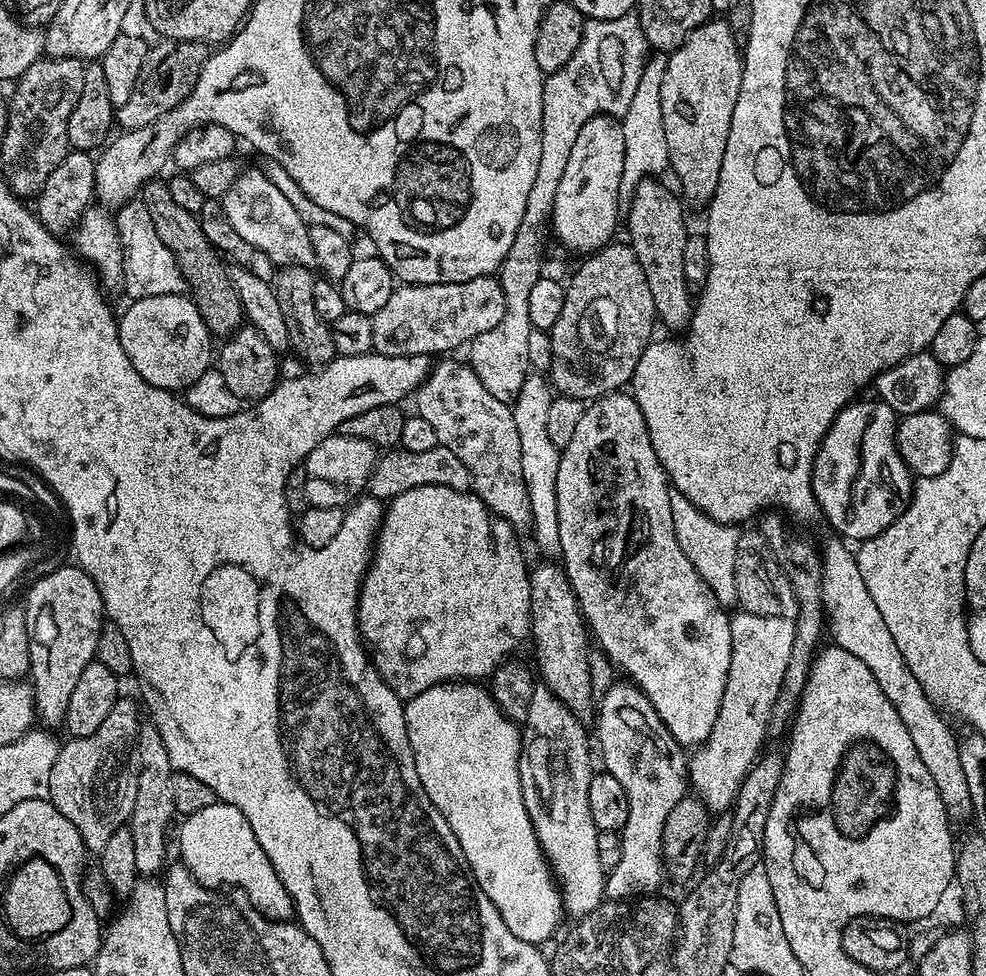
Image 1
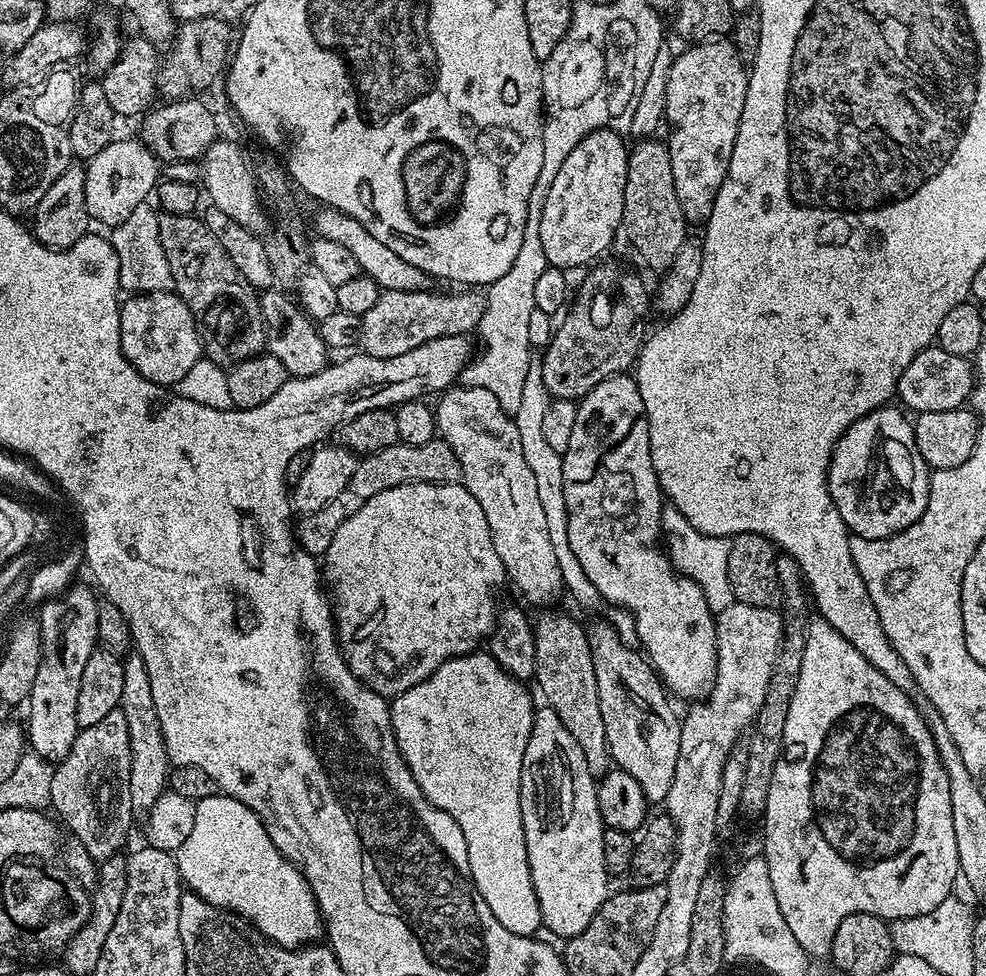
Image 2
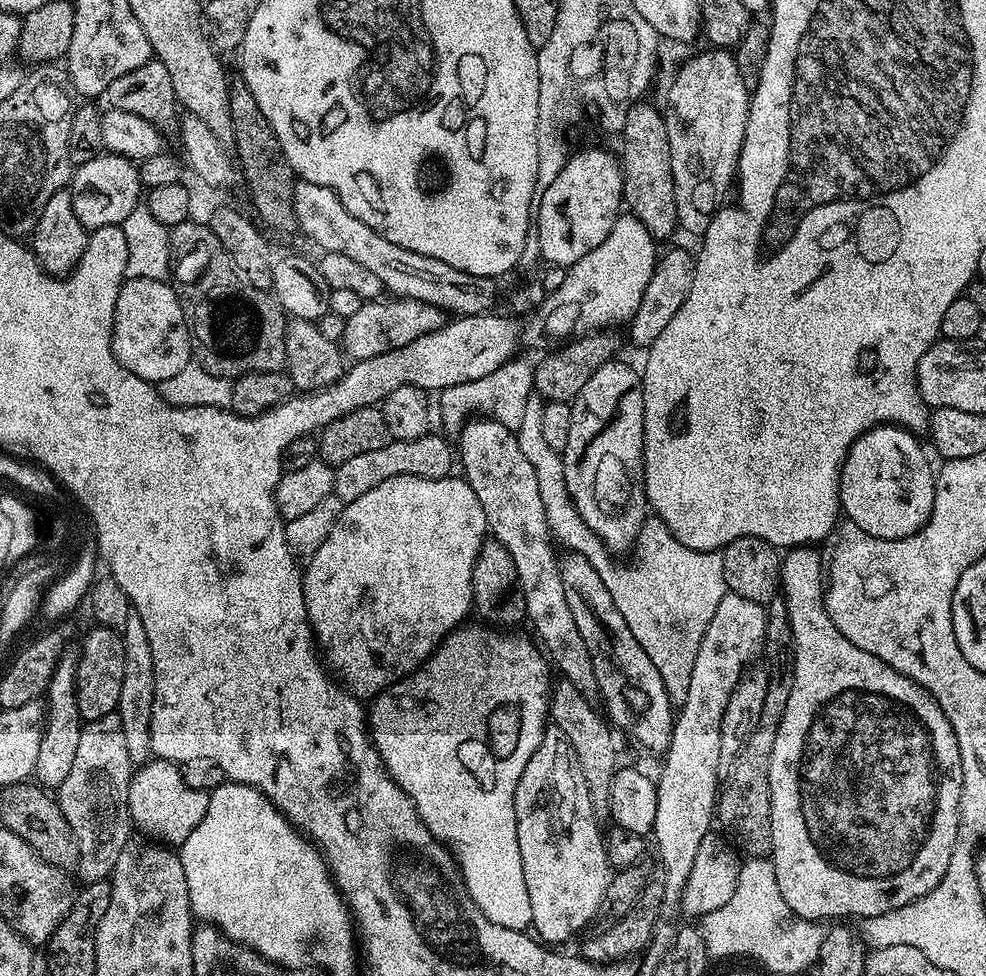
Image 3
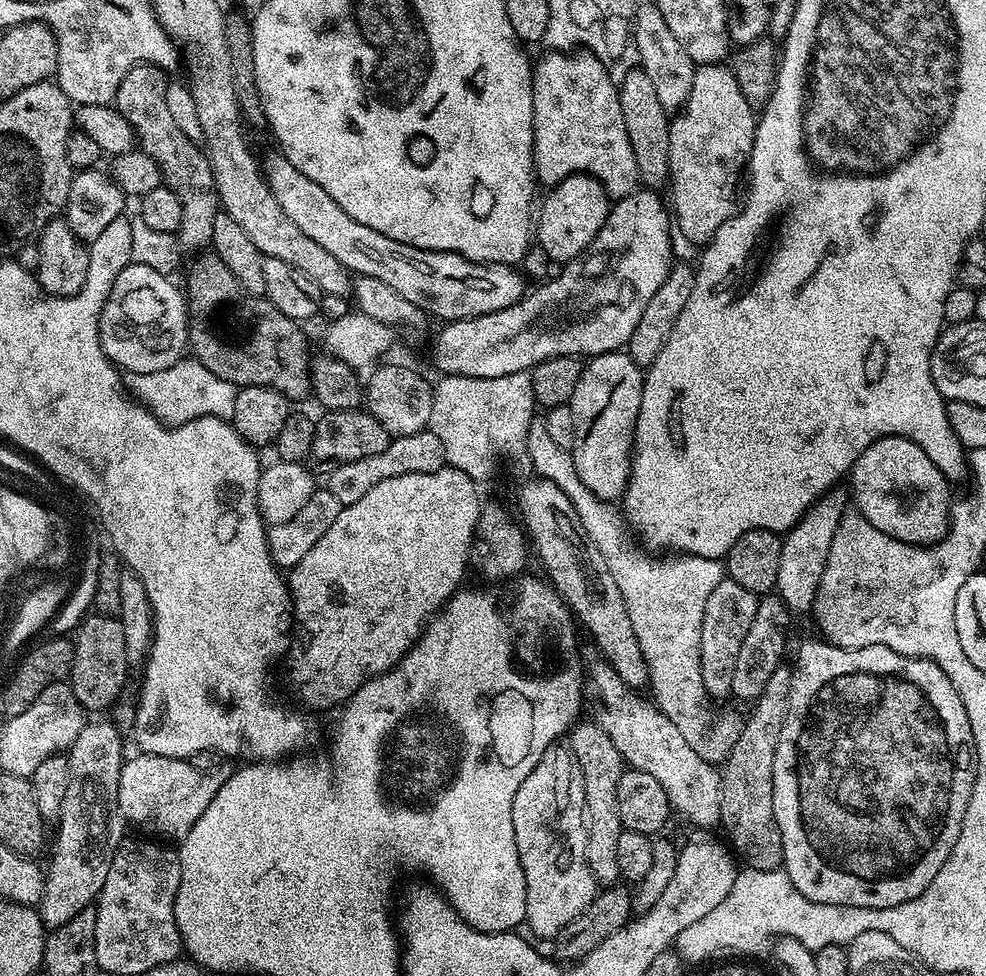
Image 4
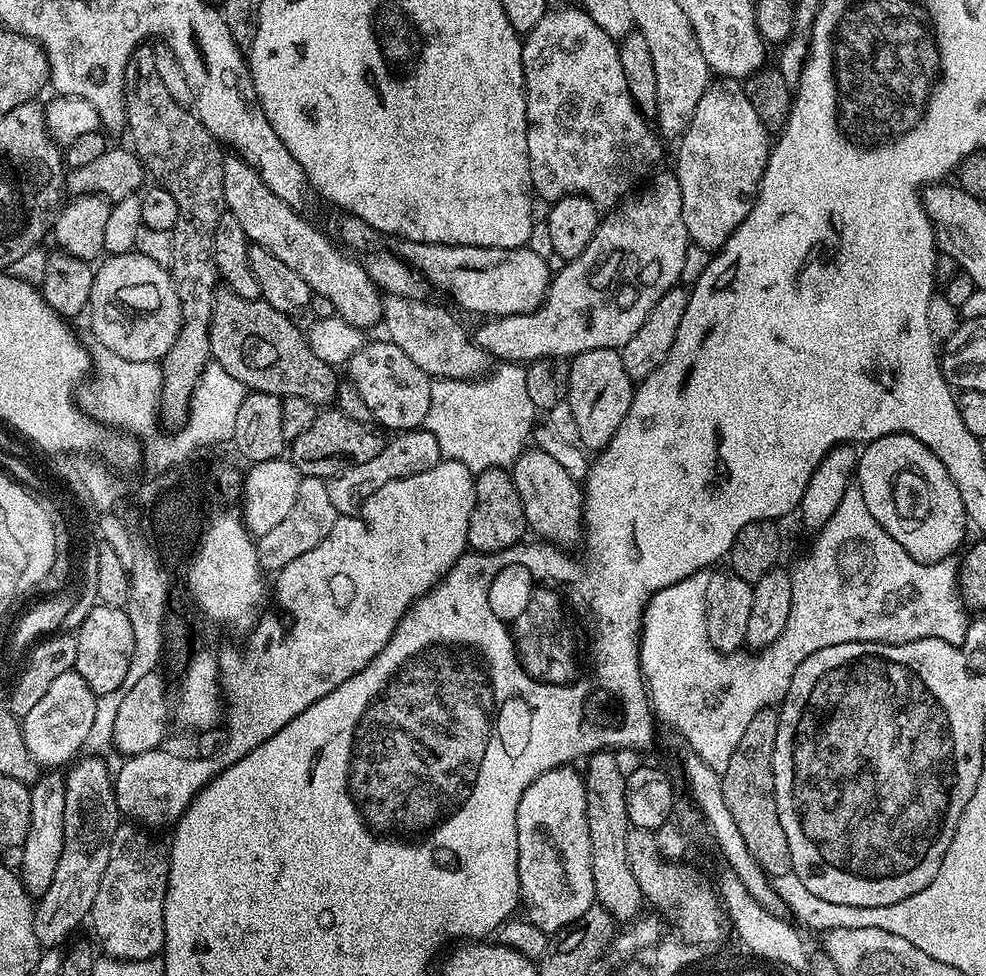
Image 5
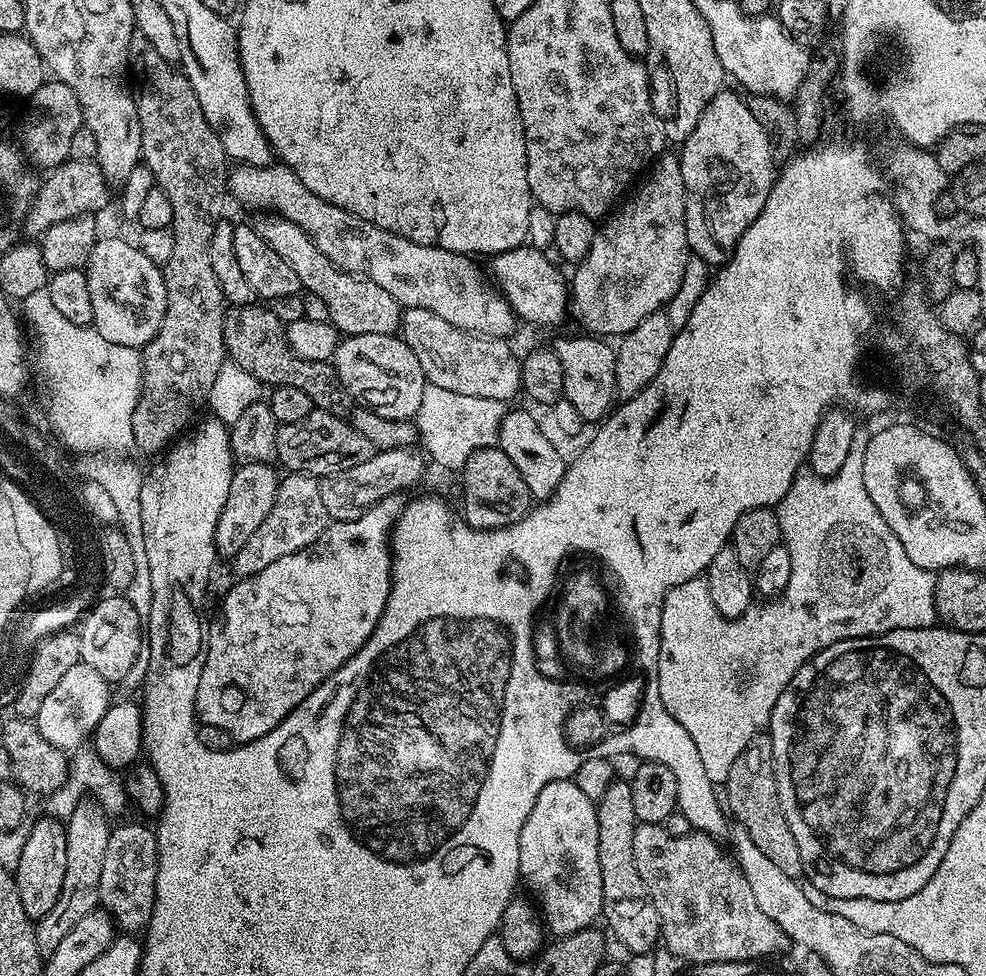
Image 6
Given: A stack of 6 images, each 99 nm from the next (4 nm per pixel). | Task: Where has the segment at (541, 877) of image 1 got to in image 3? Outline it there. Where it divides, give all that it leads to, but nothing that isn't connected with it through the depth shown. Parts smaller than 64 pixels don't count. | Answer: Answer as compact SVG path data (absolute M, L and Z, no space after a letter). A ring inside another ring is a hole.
M475 622L465 623L463 626L456 628L446 637L442 643L437 646L435 652L428 657L423 666L416 669L416 671L410 673L410 675L405 676L403 680L398 684L391 684L386 691L380 693L379 696L375 697L371 701L370 711L367 713L368 717L368 727L370 729L370 735L372 738L372 745L376 747L380 752L380 757L384 763L384 768L387 770L389 776L392 777L393 782L398 785L403 792L406 793L408 797L414 802L414 806L418 810L418 814L422 818L424 825L430 830L430 834L434 834L436 839L443 842L450 849L453 856L456 857L456 867L460 869L460 876L464 879L464 885L466 890L470 894L470 898L474 898L474 902L478 906L478 910L482 910L482 914L486 918L490 918L490 922L494 922L498 926L502 926L506 930L518 930L519 932L525 931L531 925L532 915L530 914L530 894L526 894L526 877L522 874L522 854L518 854L518 830L516 829L516 811L514 810L514 794L516 793L516 787L520 781L520 775L522 770L526 770L526 762L530 762L530 758L534 754L534 750L538 750L538 746L542 742L544 737L544 730L546 727L546 721L550 716L550 697L554 687L554 679L548 673L548 668L550 669L549 661L546 659L545 653L541 651L538 647L537 641L535 639L527 640L524 636L512 636L516 634L509 634L504 630L497 630L492 626L485 626L483 623Z

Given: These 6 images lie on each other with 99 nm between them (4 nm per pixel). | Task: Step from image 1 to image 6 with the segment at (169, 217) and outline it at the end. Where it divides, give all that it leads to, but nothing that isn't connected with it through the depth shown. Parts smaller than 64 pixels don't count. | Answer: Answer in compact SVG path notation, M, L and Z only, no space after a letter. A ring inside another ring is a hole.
M248 304L244 308L229 307L224 314L224 341L227 359L252 374L262 385L272 388L298 386L298 390L303 390L310 397L313 409L351 417L354 411L352 395L346 386L342 386L342 378L338 378L332 363L327 360L310 362L291 352L286 325L276 317L271 307L256 304Z

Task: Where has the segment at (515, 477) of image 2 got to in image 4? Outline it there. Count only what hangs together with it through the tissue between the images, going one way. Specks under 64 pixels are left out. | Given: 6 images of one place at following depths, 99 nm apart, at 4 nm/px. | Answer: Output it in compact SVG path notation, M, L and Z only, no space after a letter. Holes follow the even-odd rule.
M595 658L588 664L588 681L582 684L586 704L593 708L596 723L610 734L618 754L626 761L628 768L646 770L666 790L666 798L689 820L692 828L716 830L721 827L722 786L720 772L703 751L695 748L693 741L670 718L662 708L657 708L651 699L643 700L640 694L624 684L618 674L603 659Z

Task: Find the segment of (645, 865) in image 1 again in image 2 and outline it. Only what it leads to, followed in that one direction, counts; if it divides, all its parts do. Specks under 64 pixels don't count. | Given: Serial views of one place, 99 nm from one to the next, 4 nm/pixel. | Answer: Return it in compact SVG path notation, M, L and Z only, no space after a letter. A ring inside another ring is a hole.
M604 622L604 624L596 624L593 628L587 629L588 645L592 651L592 657L594 658L594 678L598 682L598 702L602 706L602 723L606 725L606 742L608 743L608 754L611 763L617 768L626 770L626 774L630 774L630 778L635 778L638 781L638 786L642 786L642 794L646 794L649 805L656 806L656 803L667 801L668 791L670 790L670 782L674 782L674 770L678 766L678 746L680 745L680 725L682 723L681 717L676 716L676 712L672 709L672 704L669 693L666 691L661 679L656 674L656 669L652 667L651 663L639 651L638 653L632 649L633 645L624 641L622 637L618 635L616 629L612 627L611 623Z

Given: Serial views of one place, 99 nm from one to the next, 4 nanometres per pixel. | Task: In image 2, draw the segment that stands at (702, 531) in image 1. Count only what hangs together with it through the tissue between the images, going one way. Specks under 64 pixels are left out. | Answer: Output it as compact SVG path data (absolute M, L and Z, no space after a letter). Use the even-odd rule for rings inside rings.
M665 503L660 515L660 531L672 567L679 575L688 577L699 586L702 594L706 594L706 602L714 614L719 612L723 605L733 603L730 574L728 573L728 559L732 545L729 537L707 536L694 530L694 526L690 526L690 522L686 522L682 510L678 510L670 503Z

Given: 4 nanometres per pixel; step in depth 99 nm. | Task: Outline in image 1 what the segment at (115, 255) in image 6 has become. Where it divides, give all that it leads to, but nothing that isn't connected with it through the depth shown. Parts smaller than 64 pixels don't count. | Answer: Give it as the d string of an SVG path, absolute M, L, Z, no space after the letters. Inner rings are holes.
M158 294L154 298L142 298L141 300L132 300L129 308L119 313L118 323L120 326L120 341L122 350L126 350L126 358L134 362L134 370L159 388L169 390L185 390L195 382L204 372L205 365L200 364L200 360L213 359L214 356L214 337L209 332L202 314L198 310L195 300L187 295L181 294Z

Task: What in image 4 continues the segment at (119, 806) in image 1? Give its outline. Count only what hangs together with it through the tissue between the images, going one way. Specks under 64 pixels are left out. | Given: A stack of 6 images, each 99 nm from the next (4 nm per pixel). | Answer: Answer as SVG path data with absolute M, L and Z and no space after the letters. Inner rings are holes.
M96 718L93 722L85 723L84 728L78 734L78 738L72 743L71 748L67 749L66 755L70 762L70 787L66 789L66 802L62 802L62 810L60 811L60 818L58 821L58 827L60 829L56 832L56 853L52 856L52 861L49 862L48 868L46 864L46 875L44 878L44 893L40 899L38 905L38 911L40 913L41 920L49 929L62 926L62 922L70 922L70 918L74 918L74 914L78 914L78 910L84 910L86 908L93 907L94 901L99 897L102 886L106 882L106 874L110 874L110 862L114 858L114 854L119 850L122 841L125 839L126 833L126 821L124 815L120 813L120 807L118 806L118 778L122 774L122 766L126 759L126 751L124 752L124 744L120 741L122 736L121 729L117 728L115 723L111 719L100 720L104 718Z

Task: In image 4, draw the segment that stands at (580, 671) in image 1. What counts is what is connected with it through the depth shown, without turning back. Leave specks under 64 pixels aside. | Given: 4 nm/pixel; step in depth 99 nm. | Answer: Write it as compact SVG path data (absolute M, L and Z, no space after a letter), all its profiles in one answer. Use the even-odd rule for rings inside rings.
M588 718L585 724L583 722L573 724L567 733L566 740L574 758L578 758L578 766L584 775L584 821L588 831L586 862L594 874L597 885L612 886L621 879L618 864L618 834L625 831L625 826L618 814L618 782L622 782L622 774L626 771L626 761L622 758L622 754L618 754L618 746L614 746L610 734L606 734L606 730L602 730L602 726L596 723L595 719Z

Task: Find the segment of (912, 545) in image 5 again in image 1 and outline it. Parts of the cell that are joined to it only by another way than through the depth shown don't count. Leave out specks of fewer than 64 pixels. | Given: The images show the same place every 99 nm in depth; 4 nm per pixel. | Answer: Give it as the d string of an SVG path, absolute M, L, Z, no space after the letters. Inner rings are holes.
M879 398L864 399L847 404L834 418L812 467L812 489L823 519L832 523L833 533L855 542L882 534L903 514L914 487L914 477L898 454L896 412Z

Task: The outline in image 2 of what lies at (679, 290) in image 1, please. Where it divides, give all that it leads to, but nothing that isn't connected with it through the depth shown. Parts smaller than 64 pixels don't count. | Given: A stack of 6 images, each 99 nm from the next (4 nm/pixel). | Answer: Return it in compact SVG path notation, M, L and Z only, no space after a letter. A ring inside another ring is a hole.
M644 138L637 148L628 153L626 190L624 191L623 235L628 235L632 248L644 259L648 268L663 274L674 262L682 242L689 239L690 225L678 203L678 190L674 190L674 170L670 166L667 143L656 138Z

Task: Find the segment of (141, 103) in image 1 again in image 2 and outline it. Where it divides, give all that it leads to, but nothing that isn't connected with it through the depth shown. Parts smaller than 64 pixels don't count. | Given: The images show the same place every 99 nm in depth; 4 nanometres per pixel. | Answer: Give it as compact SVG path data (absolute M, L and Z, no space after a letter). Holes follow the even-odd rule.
M199 16L183 21L176 29L176 35L163 57L160 71L156 74L156 87L165 101L182 100L193 94L200 94L216 79L221 79L230 60L230 49L234 44L233 25L217 16Z

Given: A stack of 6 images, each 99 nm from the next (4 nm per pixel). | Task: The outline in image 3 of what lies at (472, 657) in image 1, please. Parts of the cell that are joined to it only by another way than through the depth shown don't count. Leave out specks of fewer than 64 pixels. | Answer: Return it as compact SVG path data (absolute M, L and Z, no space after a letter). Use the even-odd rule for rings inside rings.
M456 474L443 476L437 480L418 478L417 476L386 478L386 482L374 486L374 490L362 494L362 498L354 498L354 502L345 504L343 510L338 514L338 522L334 522L334 530L330 530L326 542L322 542L322 546L318 546L318 550L313 556L307 557L303 573L304 597L306 598L306 610L308 611L308 621L312 627L312 635L316 637L319 651L322 653L327 667L334 673L335 679L353 696L375 698L386 691L391 684L400 683L405 676L423 666L428 661L428 657L435 652L437 646L454 629L461 627L469 619L474 608L472 603L474 566L480 558L480 551L488 535L486 514L482 510L482 502L478 502L478 494L474 494L474 490L469 486L467 480Z

